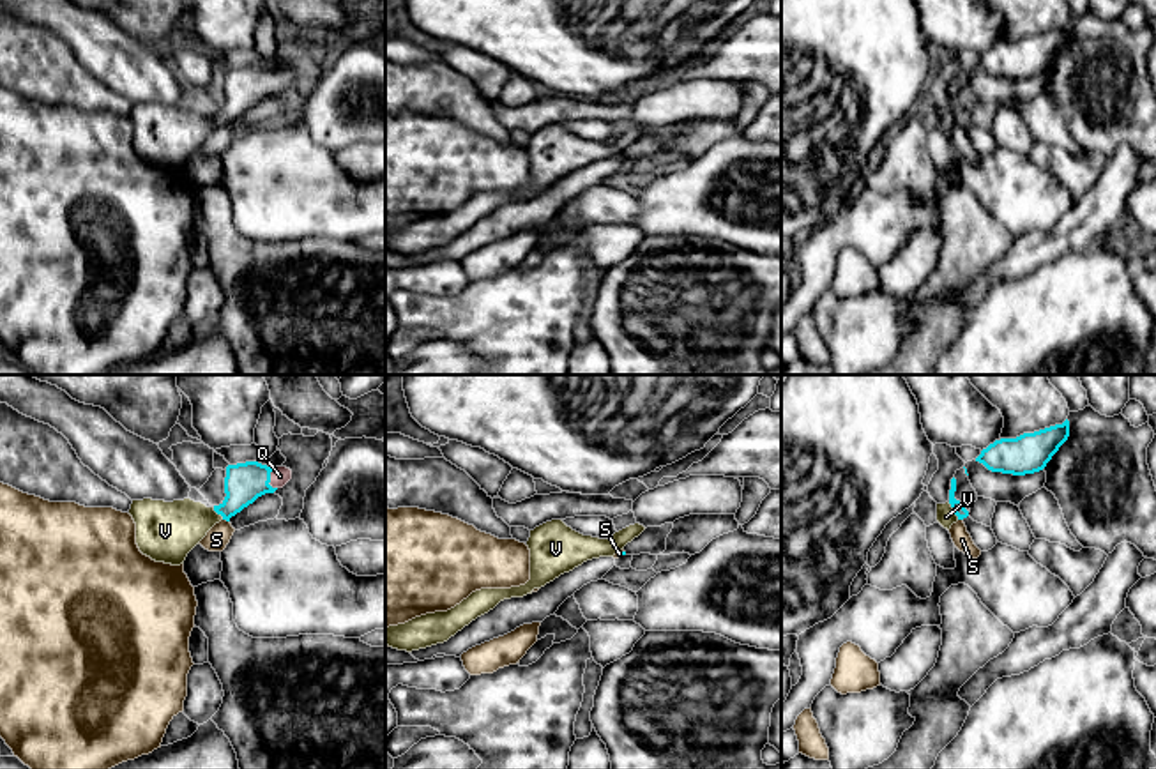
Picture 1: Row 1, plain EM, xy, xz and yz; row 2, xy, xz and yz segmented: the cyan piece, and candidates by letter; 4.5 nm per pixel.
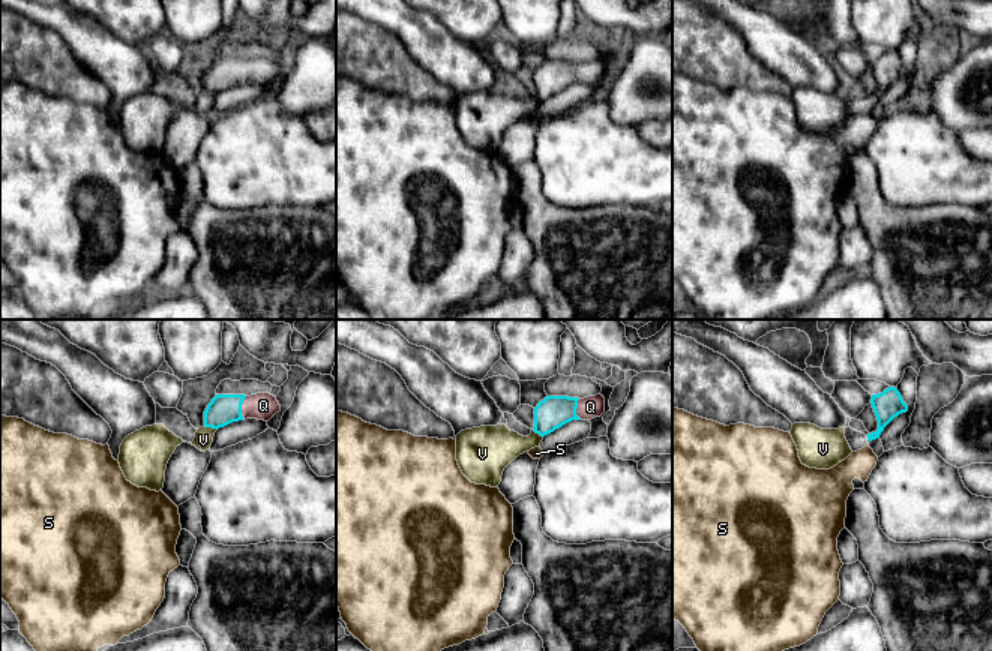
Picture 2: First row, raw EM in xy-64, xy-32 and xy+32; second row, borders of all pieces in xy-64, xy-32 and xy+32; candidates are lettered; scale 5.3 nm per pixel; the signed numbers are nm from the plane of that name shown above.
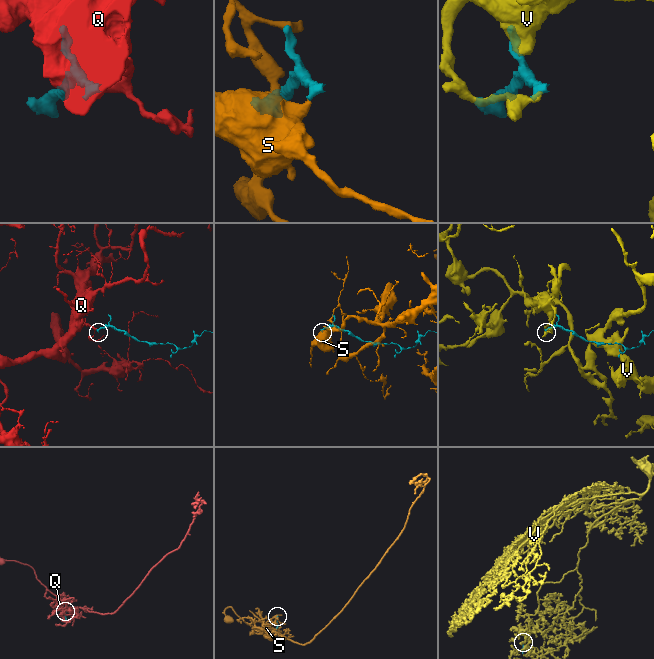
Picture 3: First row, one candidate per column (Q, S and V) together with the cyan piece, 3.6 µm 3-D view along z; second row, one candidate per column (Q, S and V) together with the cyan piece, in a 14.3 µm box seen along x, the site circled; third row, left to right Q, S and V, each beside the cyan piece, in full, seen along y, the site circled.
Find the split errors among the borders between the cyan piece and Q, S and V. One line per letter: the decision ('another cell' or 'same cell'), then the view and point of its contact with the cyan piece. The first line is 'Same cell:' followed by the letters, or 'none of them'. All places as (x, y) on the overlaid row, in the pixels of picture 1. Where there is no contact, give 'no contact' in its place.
Same cell: Q
Q: same cell | xy (269, 479)
S: another cell | xy (227, 520)
V: another cell | yz (953, 510)

